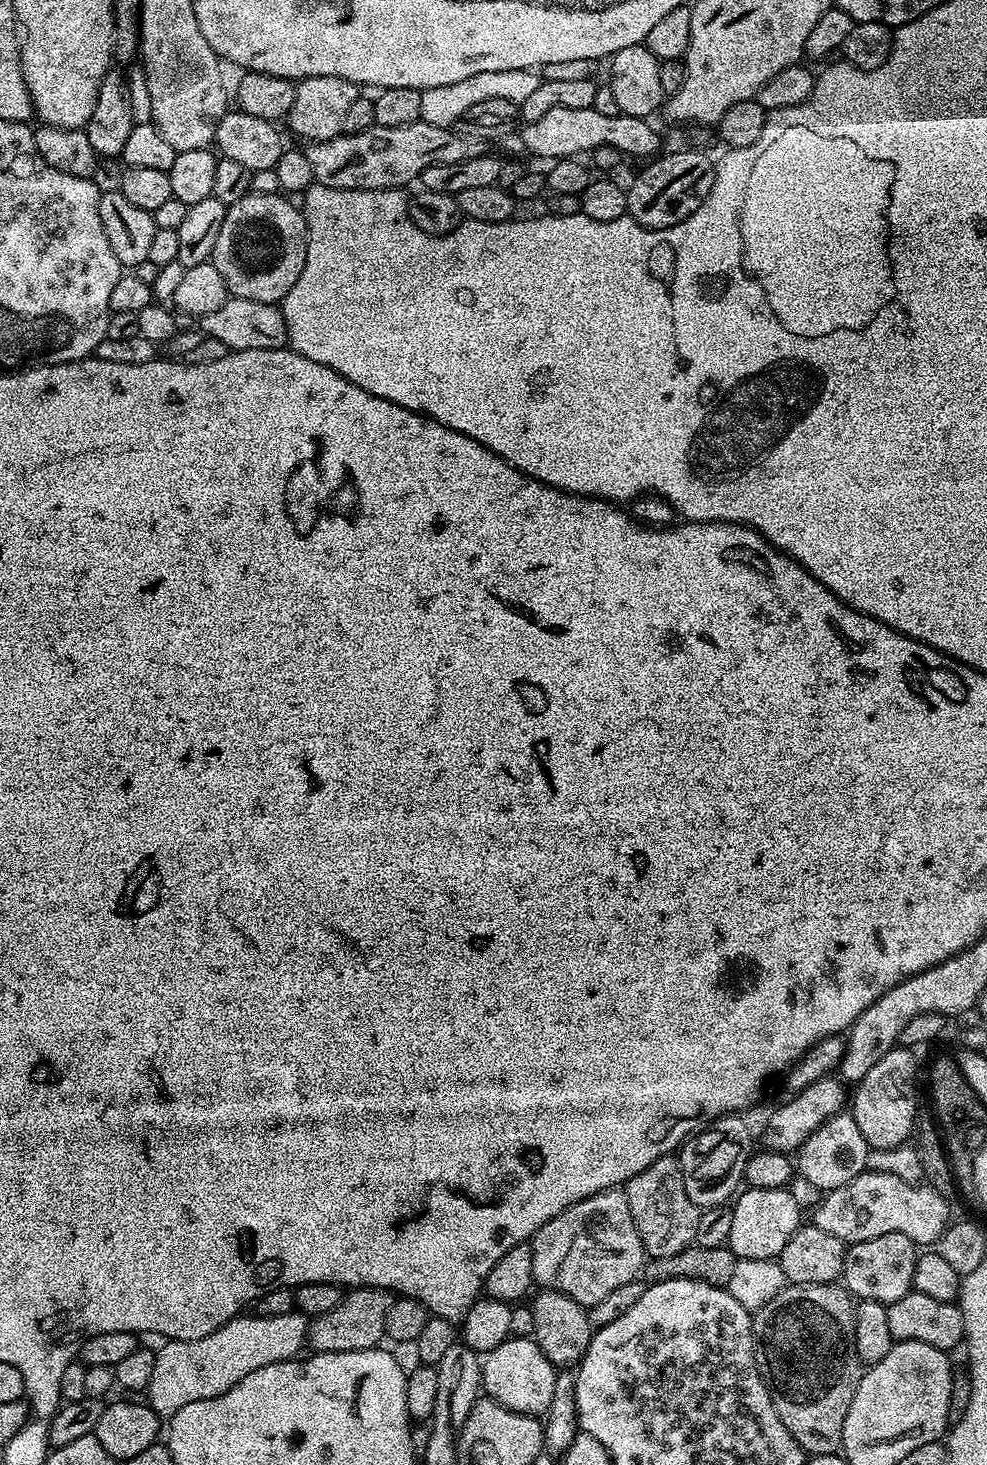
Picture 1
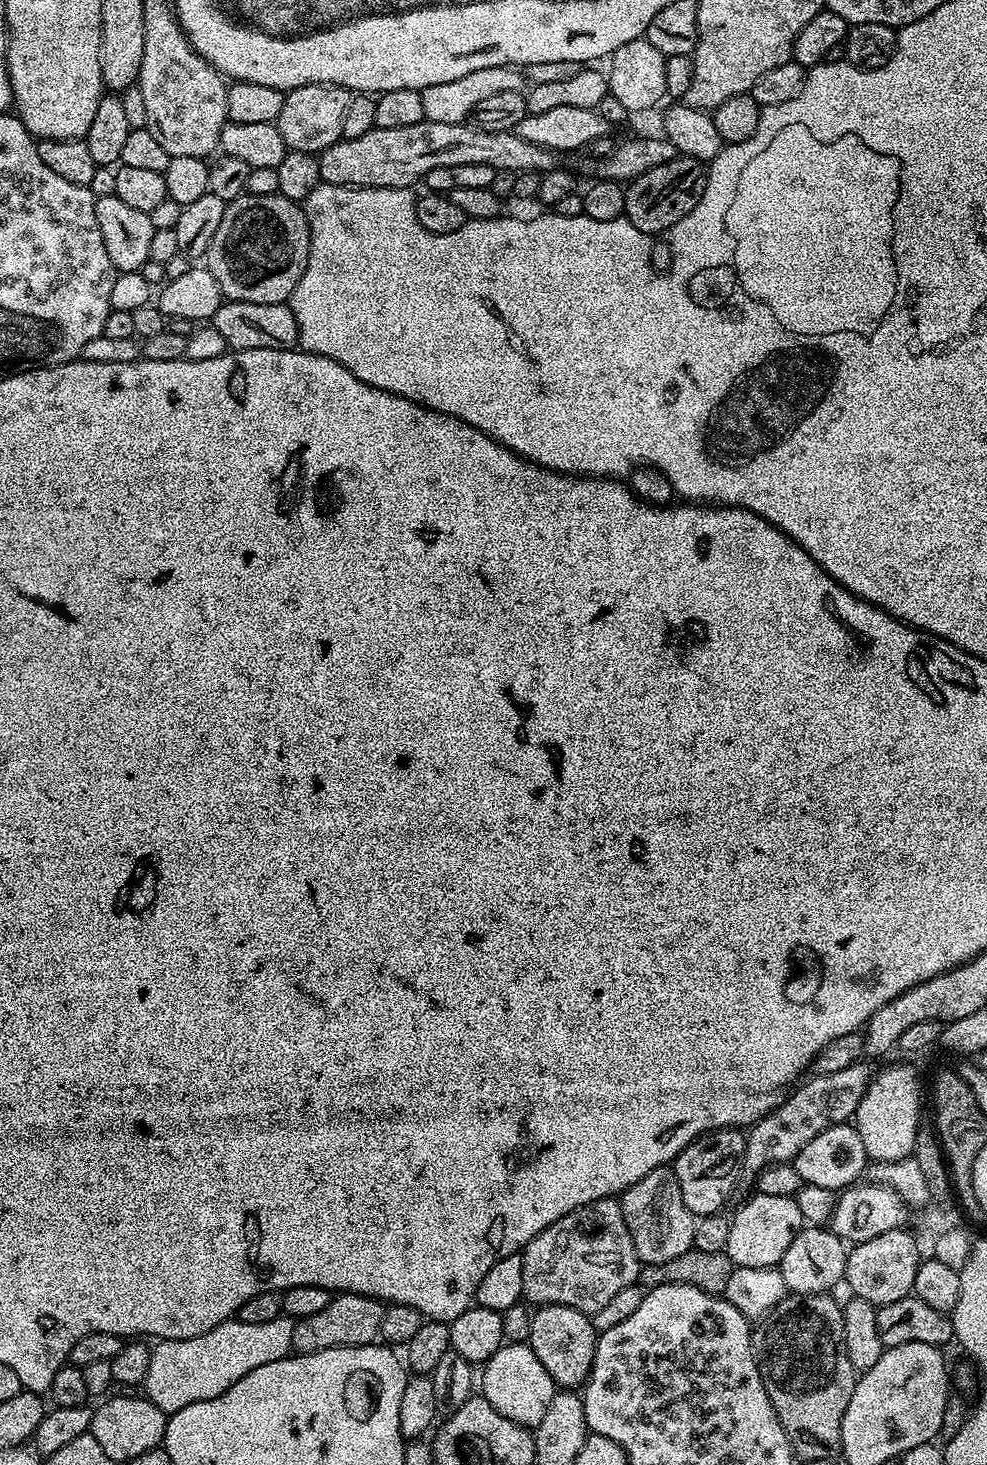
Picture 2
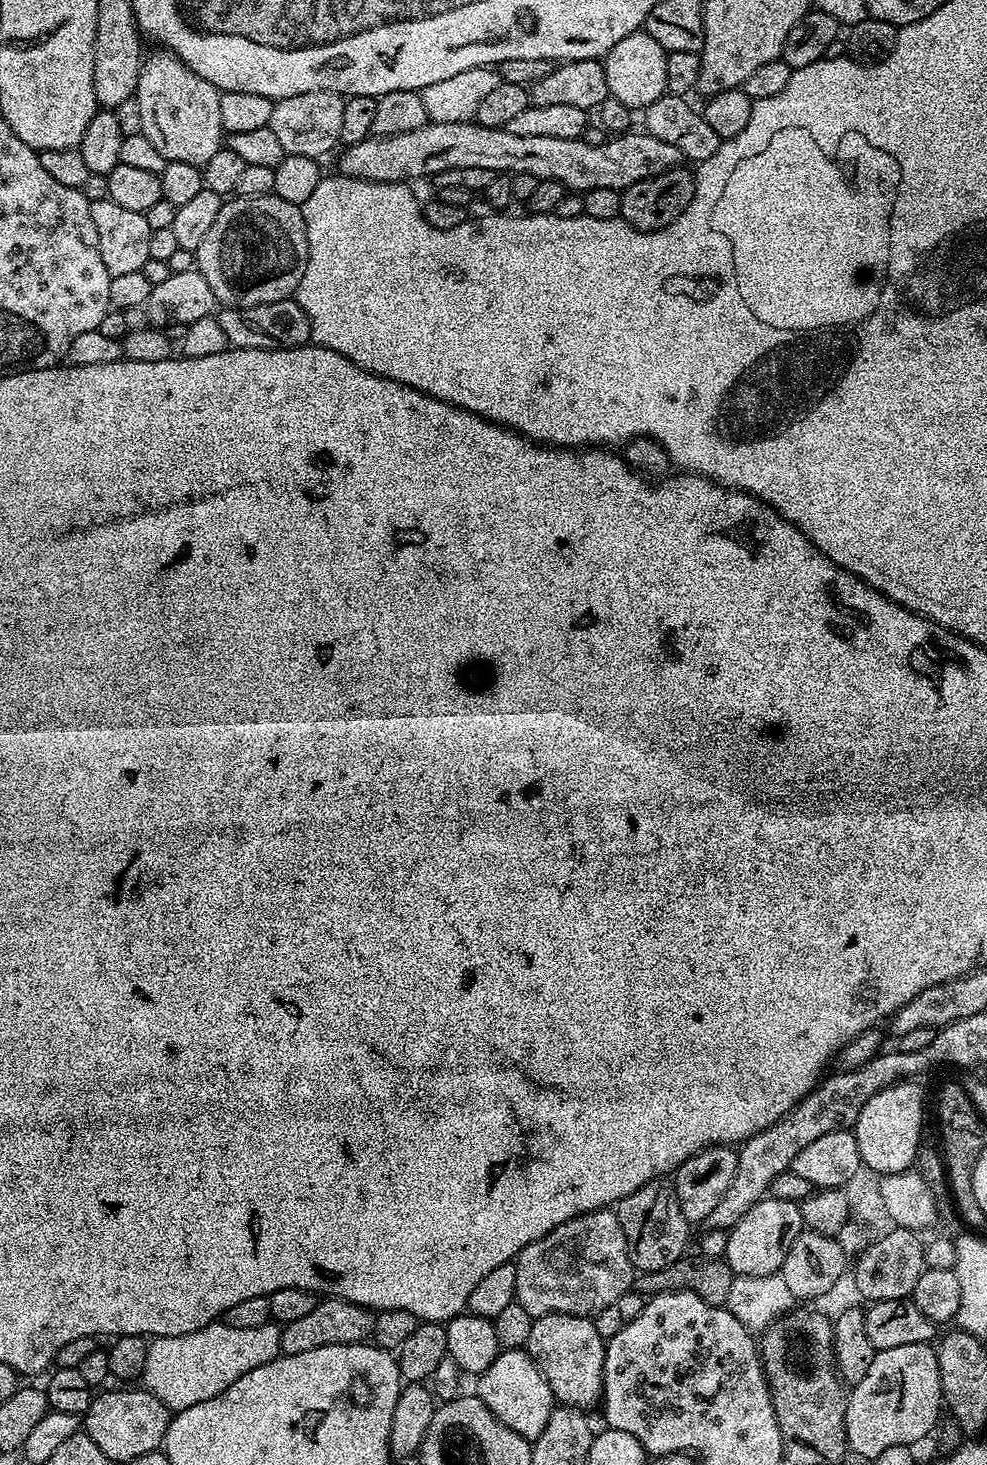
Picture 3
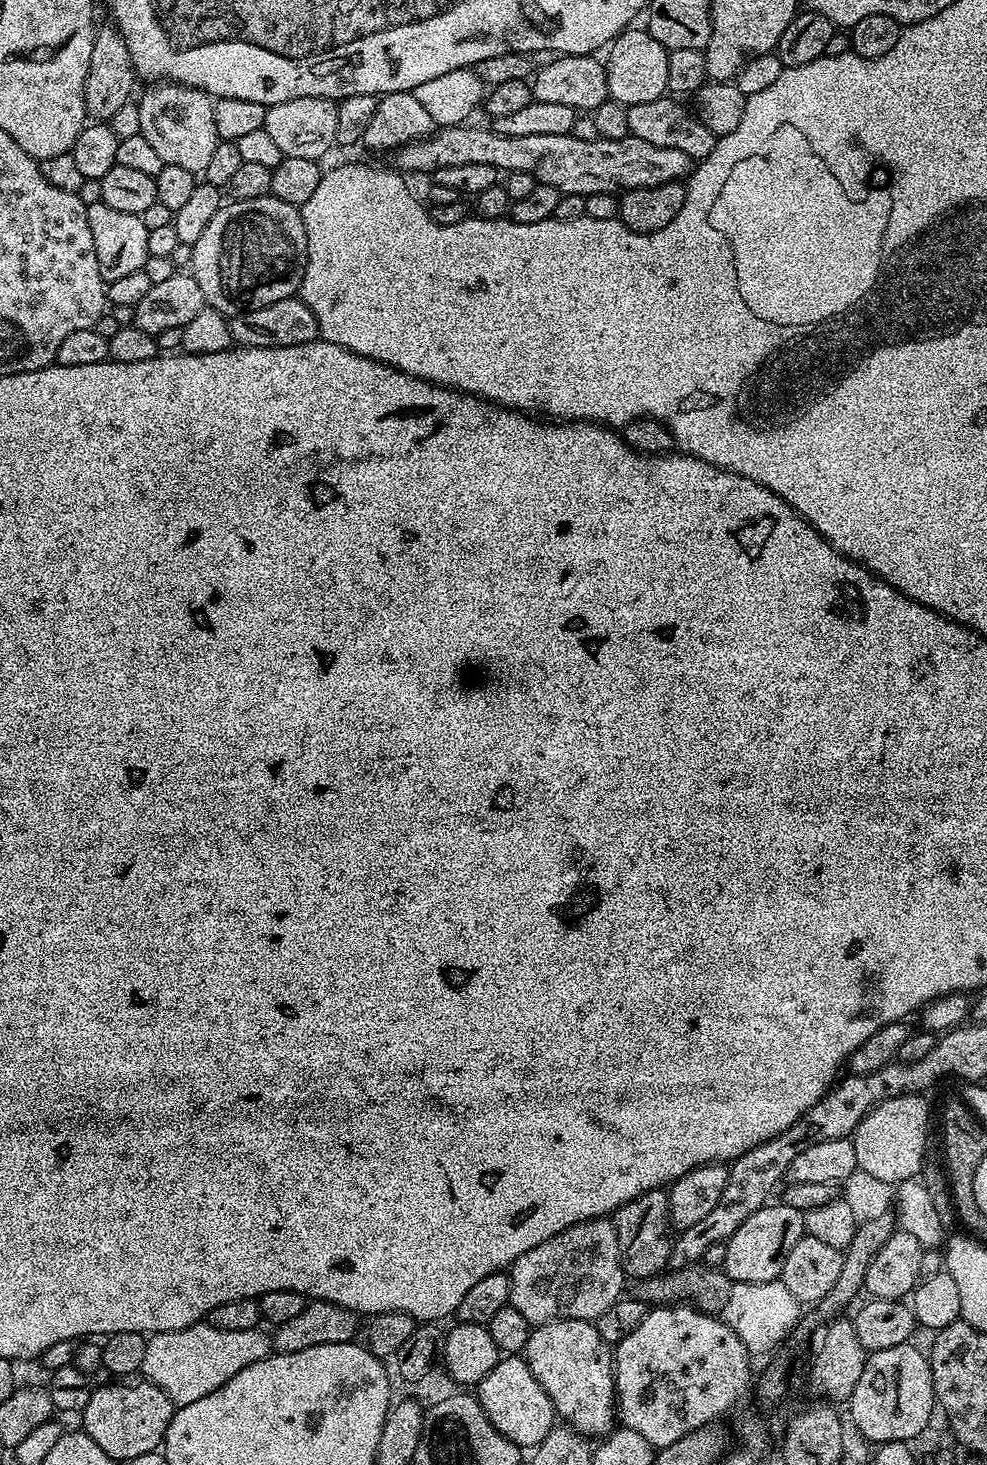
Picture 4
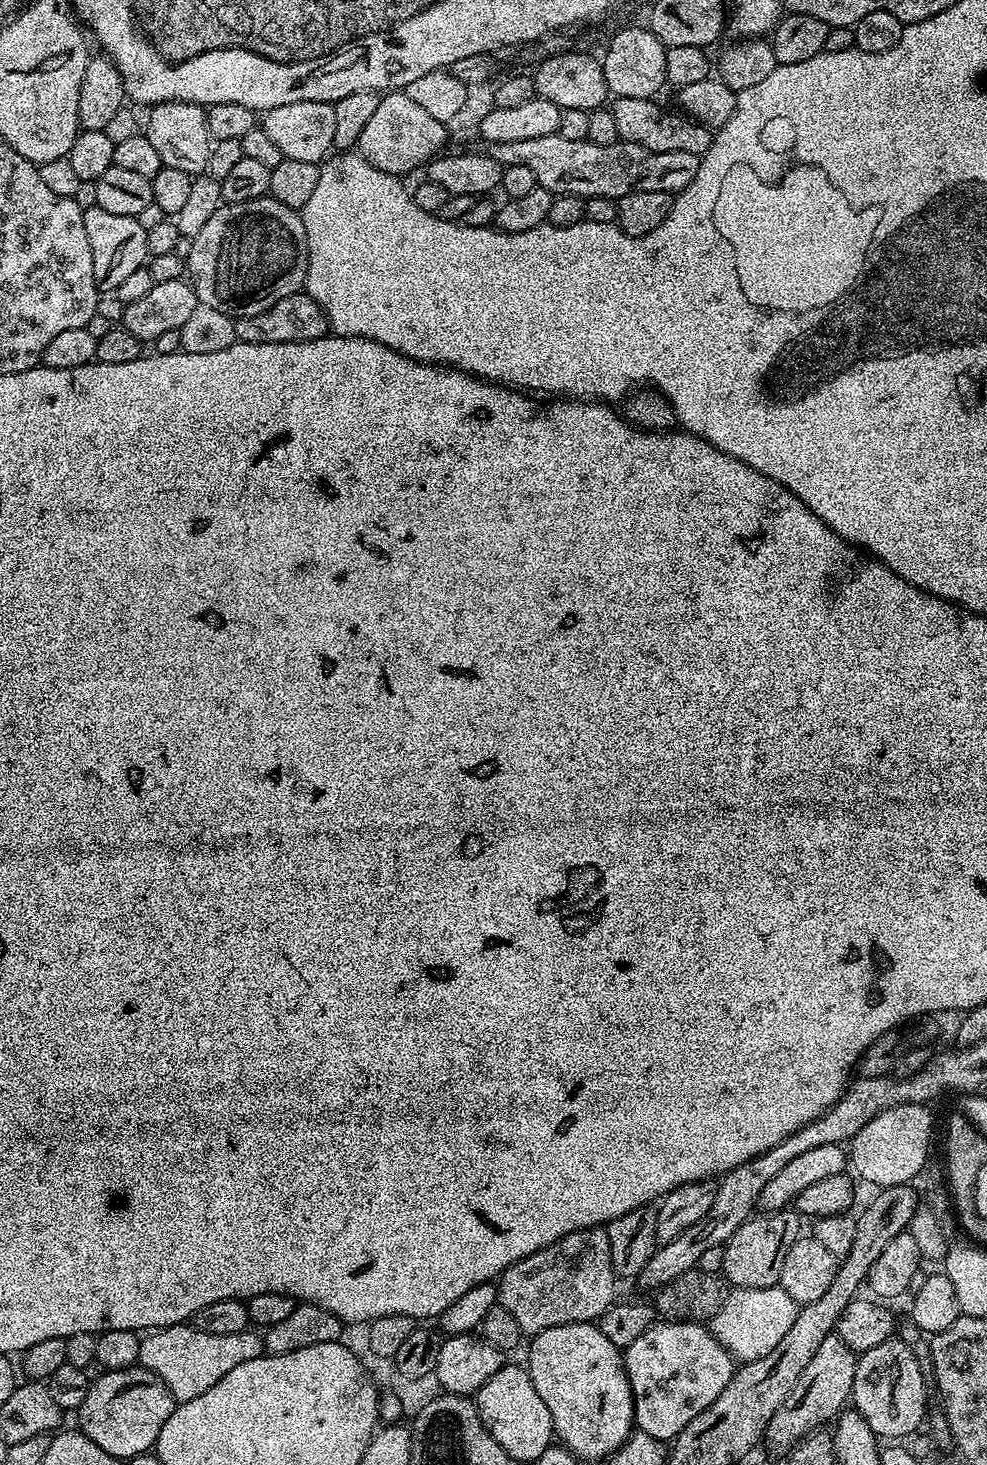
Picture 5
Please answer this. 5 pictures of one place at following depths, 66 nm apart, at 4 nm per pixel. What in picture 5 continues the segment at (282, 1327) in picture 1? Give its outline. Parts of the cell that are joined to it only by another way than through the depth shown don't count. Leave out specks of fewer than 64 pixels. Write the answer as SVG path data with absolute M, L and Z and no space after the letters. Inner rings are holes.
M188 1322L158 1328L141 1339L138 1364L163 1382L173 1401L183 1402L198 1398L198 1394L206 1394L206 1390L226 1378L234 1366L242 1366L242 1362L250 1362L250 1358L265 1355L263 1339L255 1334L252 1330L238 1334L206 1334L196 1331Z

